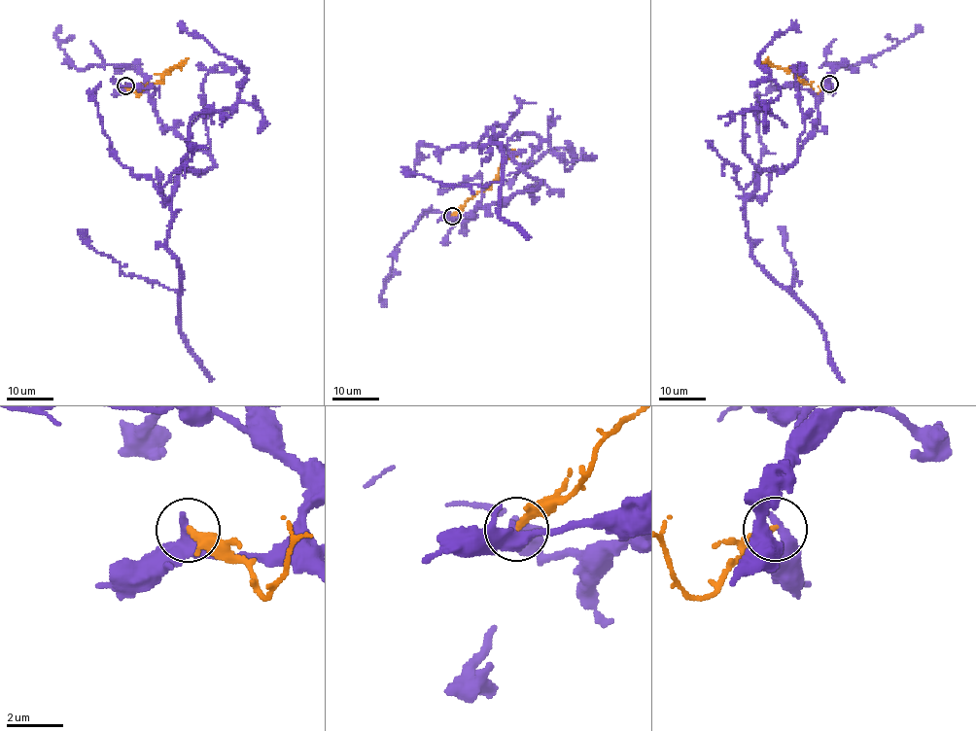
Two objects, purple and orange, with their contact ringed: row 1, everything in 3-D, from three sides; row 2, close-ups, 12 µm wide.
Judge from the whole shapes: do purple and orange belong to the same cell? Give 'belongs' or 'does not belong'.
does not belong

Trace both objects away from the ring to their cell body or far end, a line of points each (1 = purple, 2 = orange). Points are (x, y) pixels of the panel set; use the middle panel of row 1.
1: (452, 217), (504, 203), (540, 184), (496, 135), (490, 141), (503, 155), (499, 181), (445, 186), (401, 166)
2: (452, 217), (471, 196), (487, 189), (507, 156), (516, 156)

